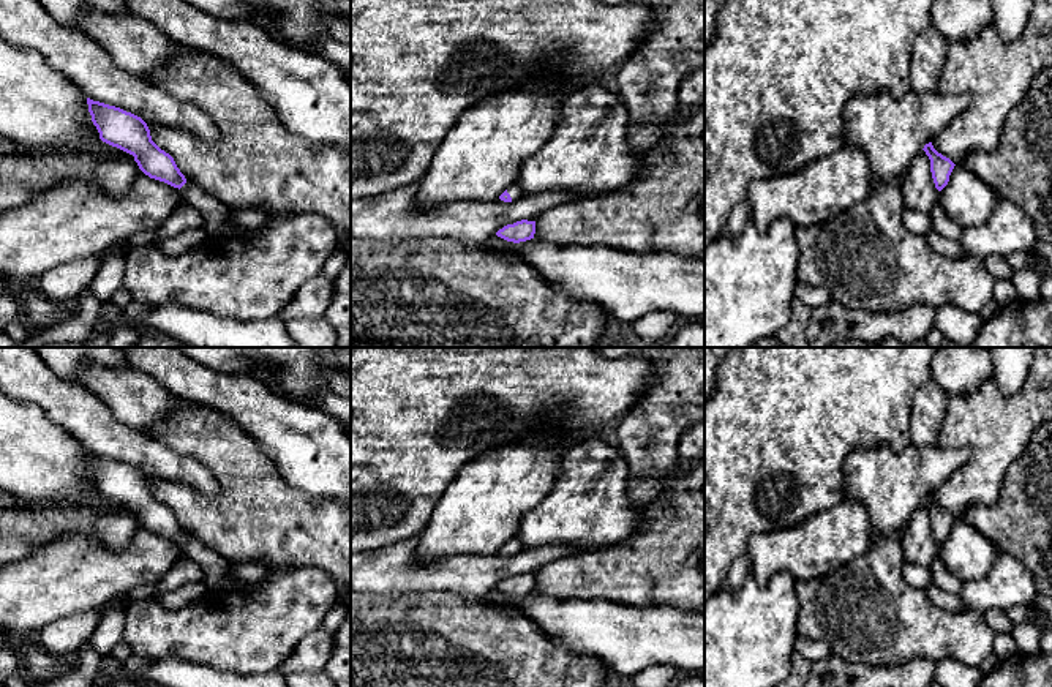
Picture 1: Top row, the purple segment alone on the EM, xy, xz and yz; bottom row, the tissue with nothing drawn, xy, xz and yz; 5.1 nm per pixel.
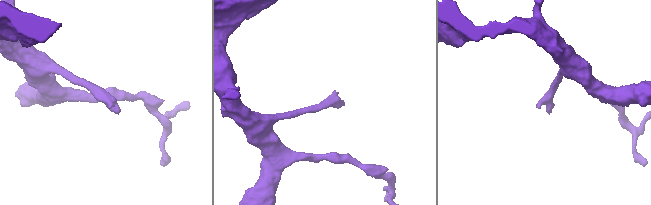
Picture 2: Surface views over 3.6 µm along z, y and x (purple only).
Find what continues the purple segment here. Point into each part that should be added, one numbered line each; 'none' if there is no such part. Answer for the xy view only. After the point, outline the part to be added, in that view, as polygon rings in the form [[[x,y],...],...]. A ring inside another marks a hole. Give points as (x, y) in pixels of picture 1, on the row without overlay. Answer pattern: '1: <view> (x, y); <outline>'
1: xy (215, 566); [[[186,534],[186,537],[180,542],[180,546],[190,559],[193,559],[199,567],[204,569],[205,575],[202,584],[205,586],[205,589],[250,589],[250,584],[231,586],[227,581],[227,570],[234,562],[221,556],[213,548],[204,545],[199,539]]]

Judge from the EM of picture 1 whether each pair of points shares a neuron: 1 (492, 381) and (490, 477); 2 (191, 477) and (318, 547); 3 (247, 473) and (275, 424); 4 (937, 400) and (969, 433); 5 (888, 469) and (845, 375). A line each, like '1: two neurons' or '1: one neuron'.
1: two neurons
2: two neurons
3: two neurons
4: two neurons
5: two neurons

